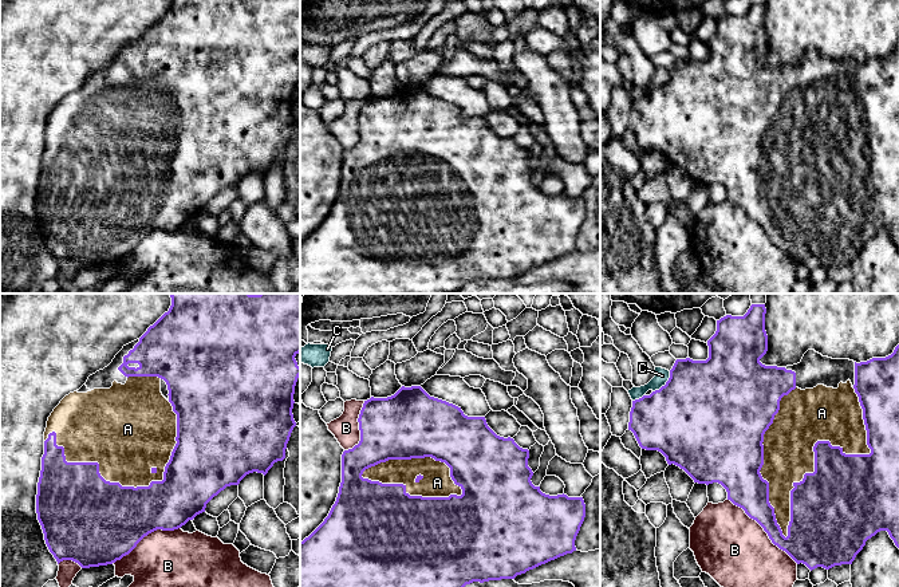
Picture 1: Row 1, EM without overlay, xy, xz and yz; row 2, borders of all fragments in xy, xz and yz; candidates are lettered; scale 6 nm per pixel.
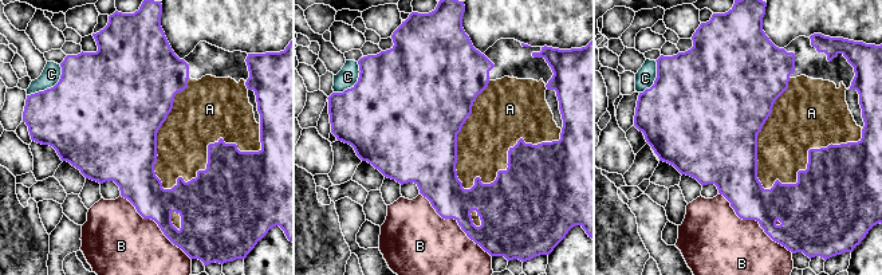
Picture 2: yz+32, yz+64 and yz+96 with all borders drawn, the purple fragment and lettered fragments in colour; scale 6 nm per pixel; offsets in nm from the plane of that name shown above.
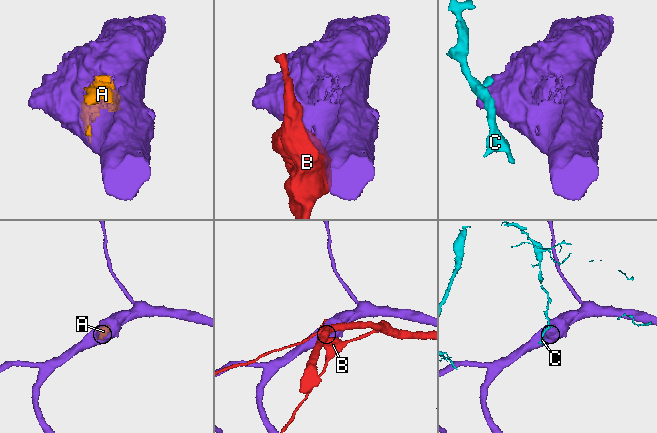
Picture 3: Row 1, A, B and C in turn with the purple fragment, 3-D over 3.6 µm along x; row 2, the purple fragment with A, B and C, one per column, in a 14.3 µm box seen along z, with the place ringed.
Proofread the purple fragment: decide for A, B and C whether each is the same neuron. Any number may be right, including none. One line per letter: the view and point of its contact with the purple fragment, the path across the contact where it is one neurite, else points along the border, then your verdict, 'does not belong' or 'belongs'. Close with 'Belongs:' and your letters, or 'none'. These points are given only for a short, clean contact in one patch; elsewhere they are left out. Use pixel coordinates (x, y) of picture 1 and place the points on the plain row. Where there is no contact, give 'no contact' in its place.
A: yz (823, 141) | belongs
B: yz (764, 229) | does not belong
C: yz (666, 83) | does not belong
Belongs: A

